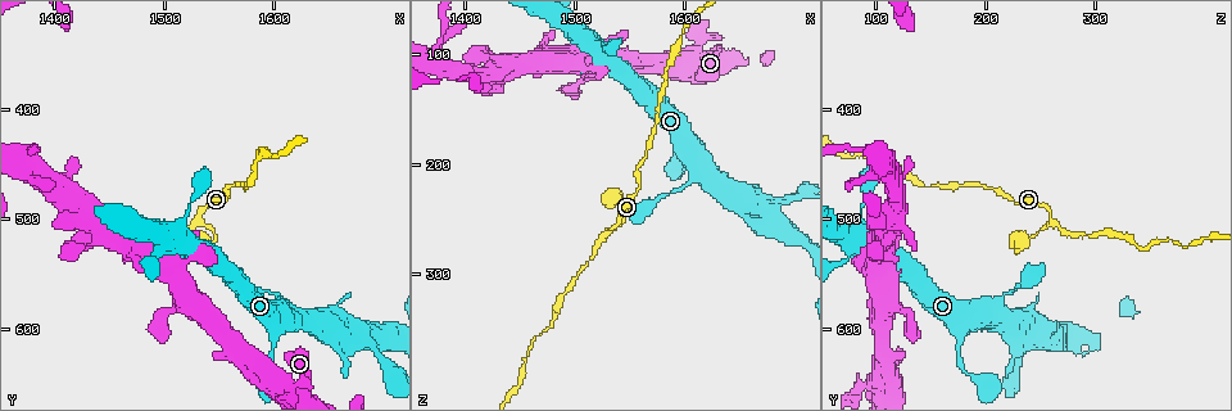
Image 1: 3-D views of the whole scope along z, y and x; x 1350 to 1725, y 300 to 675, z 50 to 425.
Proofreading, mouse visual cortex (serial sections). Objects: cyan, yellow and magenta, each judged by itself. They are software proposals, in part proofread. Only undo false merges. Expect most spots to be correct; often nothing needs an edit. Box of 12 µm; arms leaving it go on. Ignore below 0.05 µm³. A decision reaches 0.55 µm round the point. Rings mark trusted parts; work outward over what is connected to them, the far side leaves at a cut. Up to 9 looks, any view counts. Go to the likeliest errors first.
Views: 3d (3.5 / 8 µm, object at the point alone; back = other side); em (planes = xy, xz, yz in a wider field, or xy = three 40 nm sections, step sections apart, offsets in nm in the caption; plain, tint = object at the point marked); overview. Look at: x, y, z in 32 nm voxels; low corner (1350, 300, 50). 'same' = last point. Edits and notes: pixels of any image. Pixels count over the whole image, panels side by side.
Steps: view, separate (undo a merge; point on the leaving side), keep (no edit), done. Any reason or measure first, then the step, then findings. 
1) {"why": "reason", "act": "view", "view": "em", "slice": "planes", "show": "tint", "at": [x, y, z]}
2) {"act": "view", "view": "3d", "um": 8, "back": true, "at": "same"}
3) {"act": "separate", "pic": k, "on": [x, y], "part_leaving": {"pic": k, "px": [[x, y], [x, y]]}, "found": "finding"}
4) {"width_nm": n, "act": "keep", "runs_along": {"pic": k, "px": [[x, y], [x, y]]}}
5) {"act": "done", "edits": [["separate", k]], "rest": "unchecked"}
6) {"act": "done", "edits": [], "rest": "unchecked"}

{"why": "arms part here", "act": "view", "view": "3d", "um": 3.5, "at": [1530, 500, 262]}

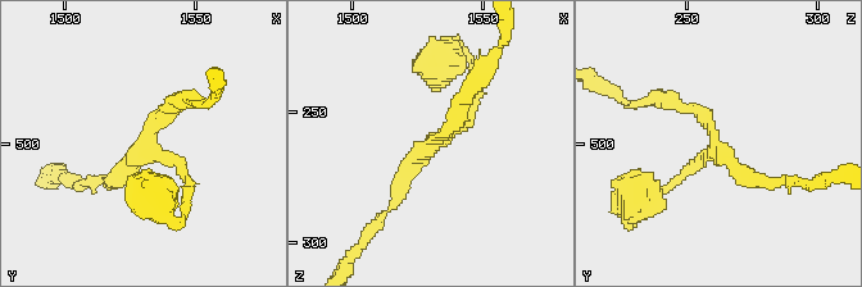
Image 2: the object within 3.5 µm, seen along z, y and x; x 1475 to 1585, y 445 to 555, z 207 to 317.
{"arms": 3, "arm_widths_nm": [100, 200, 200], "why": "shape alone is not enough", "act": "view", "view": "em", "slice": "xy", "step": 3, "show": "tint", "at": [1531, 499, 261]}

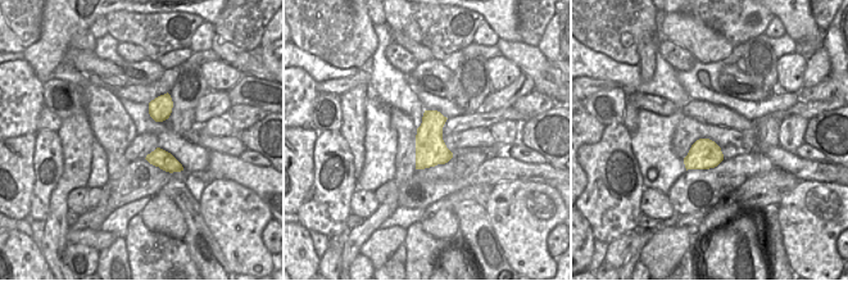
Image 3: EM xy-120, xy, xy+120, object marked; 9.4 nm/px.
{"act": "keep", "found": "all the same cell"}

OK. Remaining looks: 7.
{"why": "calibre changes", "act": "view", "view": "3d", "um": 3.5, "back": true, "at": [1618, 652, 88]}

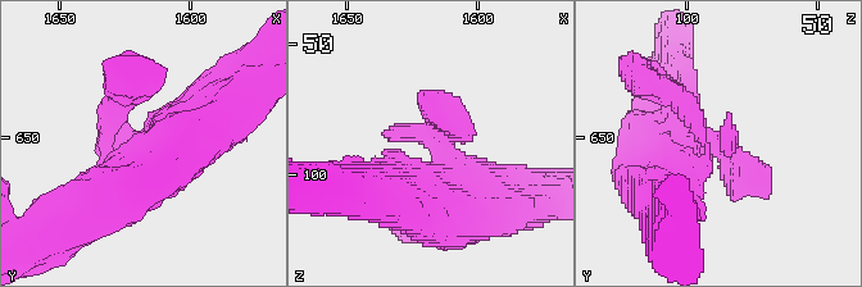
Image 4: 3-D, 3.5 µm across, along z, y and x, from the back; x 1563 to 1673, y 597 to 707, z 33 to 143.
{"why": "now the EM", "act": "view", "view": "em", "slice": "xy", "step": 1, "show": "tint", "at": "same"}

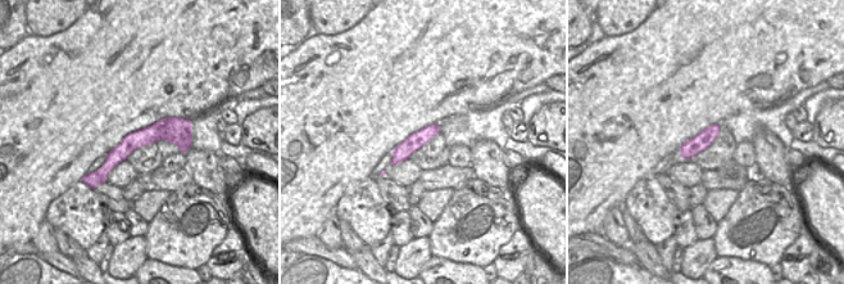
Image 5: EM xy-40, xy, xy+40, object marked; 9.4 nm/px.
{"width_nm": 160, "act": "keep", "runs_along": {"pic": 5, "px": [[189, 125], [134, 140], [92, 175]]}, "found": "continuous, no second cell"}

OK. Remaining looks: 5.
{"why": "abrupt turn", "act": "view", "view": "3d", "um": 3.5, "at": [1480, 526, 342]}

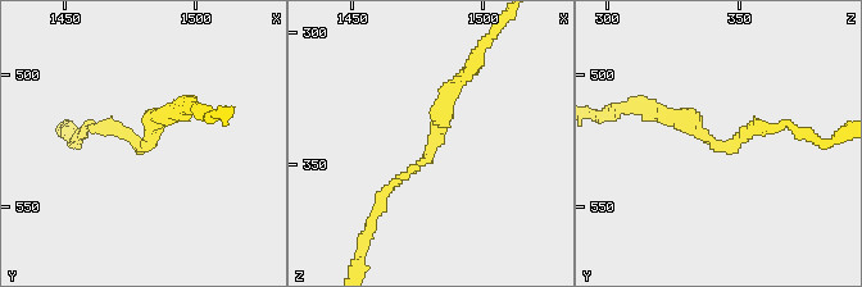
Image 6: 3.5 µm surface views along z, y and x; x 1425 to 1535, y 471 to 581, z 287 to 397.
{"arm_widths_nm": [150, 200], "act": "view", "view": "em", "slice": "xy", "step": 1, "show": "tint", "at": [1480, 527, 344]}

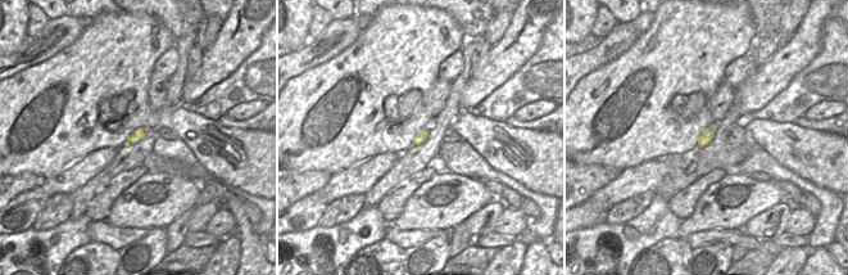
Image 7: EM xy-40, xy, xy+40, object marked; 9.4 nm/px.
{"act": "keep", "runs_along": {"pic": 6, "px": [[658, 114], [721, 146], [783, 123]]}, "found": "continuous, no second cell"}

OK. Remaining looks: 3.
{"act": "view", "view": "3d", "um": 8, "at": [1668, 606, 242]}

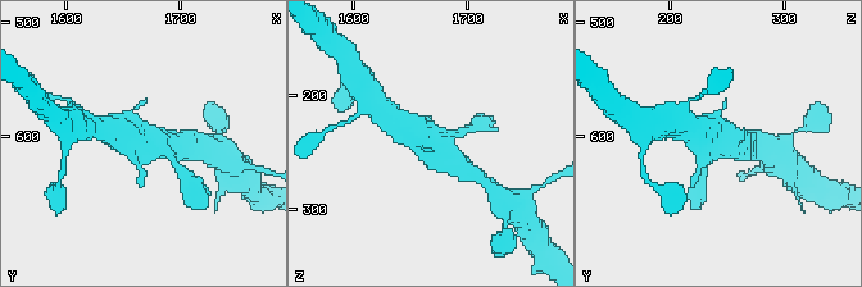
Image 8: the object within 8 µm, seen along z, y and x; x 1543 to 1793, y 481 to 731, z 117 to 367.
{"act": "view", "view": "em", "slice": "xy", "step": 5, "show": "tint", "at": [1668, 606, 244]}

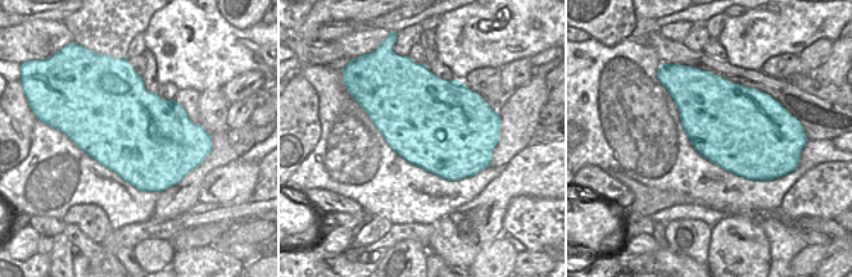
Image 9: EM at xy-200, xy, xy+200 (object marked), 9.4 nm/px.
{"act": "keep", "runs_along": {"pic": 8, "px": [[391, 119], [414, 130], [452, 160]]}, "found": "all the same cell"}

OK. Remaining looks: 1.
{"act": "done", "edits": [], "rest": "unchecked"}

